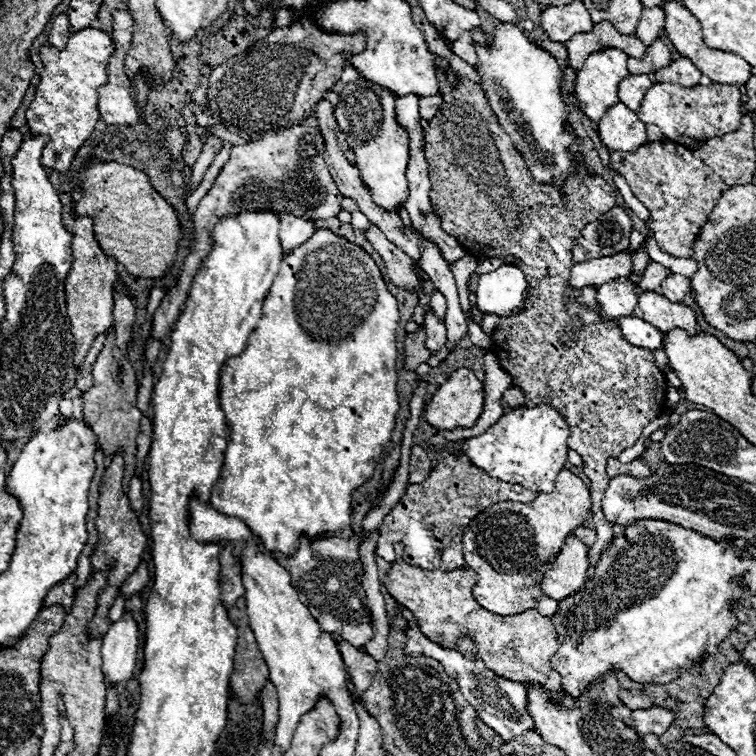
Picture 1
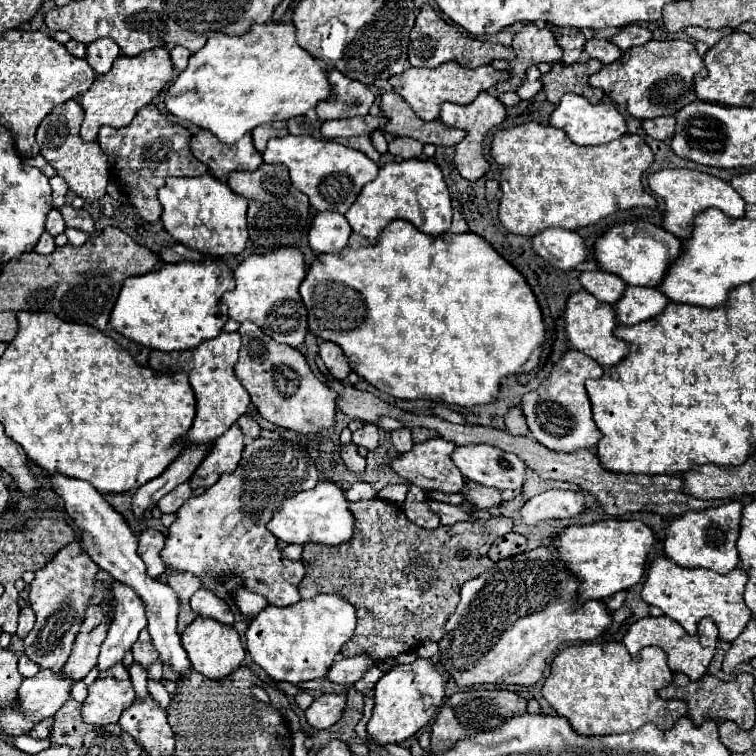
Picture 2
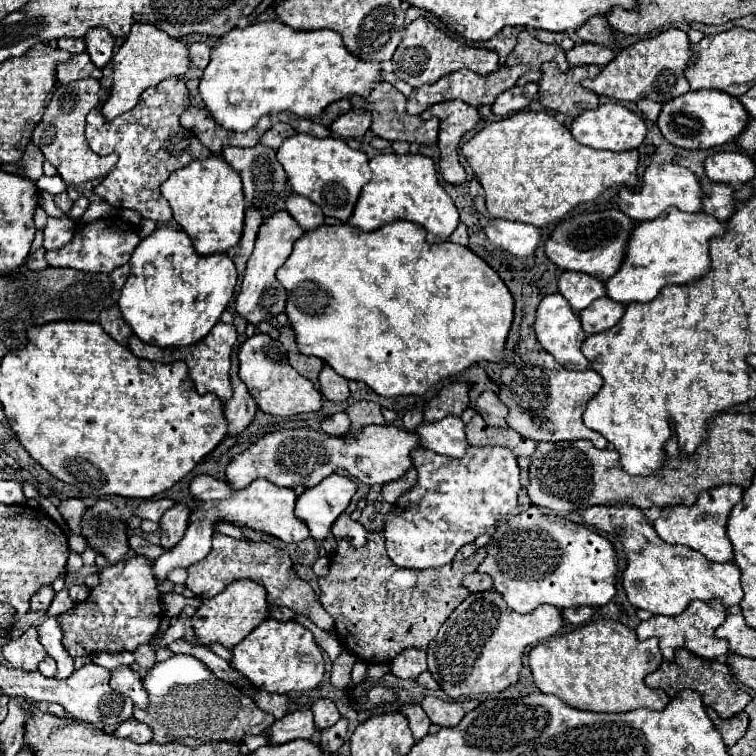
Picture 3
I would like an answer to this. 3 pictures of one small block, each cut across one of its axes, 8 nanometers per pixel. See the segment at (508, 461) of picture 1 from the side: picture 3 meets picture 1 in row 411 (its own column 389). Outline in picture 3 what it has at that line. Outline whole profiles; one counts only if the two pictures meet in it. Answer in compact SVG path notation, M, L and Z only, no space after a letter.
M470 446L464 458L440 456L418 448L412 452L412 462L418 470L418 484L394 504L384 520L388 556L402 568L444 566L452 562L464 544L474 542L496 522L518 510L520 468L508 448Z

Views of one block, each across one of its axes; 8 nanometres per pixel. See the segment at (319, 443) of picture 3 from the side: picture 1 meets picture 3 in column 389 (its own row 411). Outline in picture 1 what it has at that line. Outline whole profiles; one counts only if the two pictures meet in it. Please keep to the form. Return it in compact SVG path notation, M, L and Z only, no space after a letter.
M460 368L454 370L452 376L438 388L438 392L426 404L426 422L436 430L456 430L456 428L472 428L484 410L484 388L482 382L474 376L472 370Z

